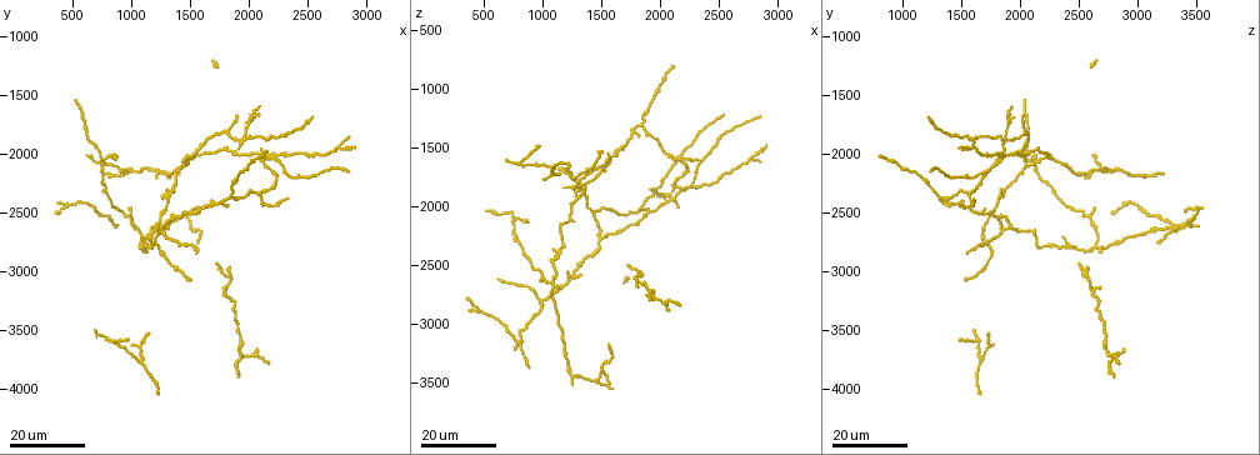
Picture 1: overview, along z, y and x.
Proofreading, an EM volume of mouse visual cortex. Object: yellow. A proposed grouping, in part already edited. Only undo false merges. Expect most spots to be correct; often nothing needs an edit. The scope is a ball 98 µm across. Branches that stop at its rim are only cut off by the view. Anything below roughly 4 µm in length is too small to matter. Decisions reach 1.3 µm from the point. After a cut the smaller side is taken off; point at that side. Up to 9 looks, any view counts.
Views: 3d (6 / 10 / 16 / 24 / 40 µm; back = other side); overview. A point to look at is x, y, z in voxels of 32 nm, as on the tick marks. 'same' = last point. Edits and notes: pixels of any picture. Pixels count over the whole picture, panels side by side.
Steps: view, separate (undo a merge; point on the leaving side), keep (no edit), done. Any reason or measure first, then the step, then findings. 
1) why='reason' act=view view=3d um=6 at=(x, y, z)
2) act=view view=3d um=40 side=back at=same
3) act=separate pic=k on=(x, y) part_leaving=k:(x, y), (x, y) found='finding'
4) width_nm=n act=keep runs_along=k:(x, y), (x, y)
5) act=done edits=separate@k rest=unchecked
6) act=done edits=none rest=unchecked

why='thick turns thin' act=view view=3d um=24 at=(1380, 2520, 1820)

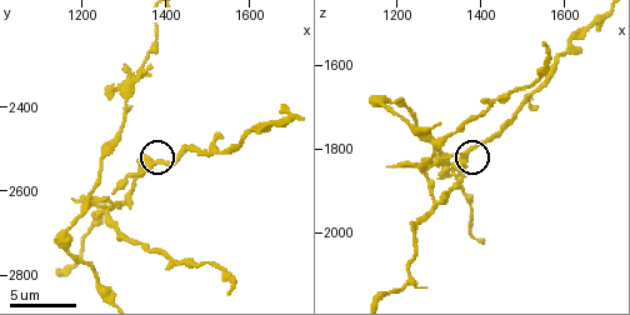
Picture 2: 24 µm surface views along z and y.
act=view view=3d um=10 at=(1375, 2535, 1795)

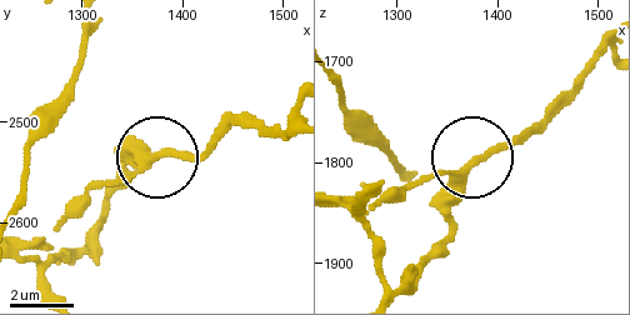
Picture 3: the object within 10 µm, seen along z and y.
act=keep runs_along=3:(608, 49), (519, 138), (474, 156), (446, 224) found='continuous, no second neuron'

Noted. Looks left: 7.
why='two arms in line, one across' act=view view=3d um=16 at=(1980, 1860, 1860)

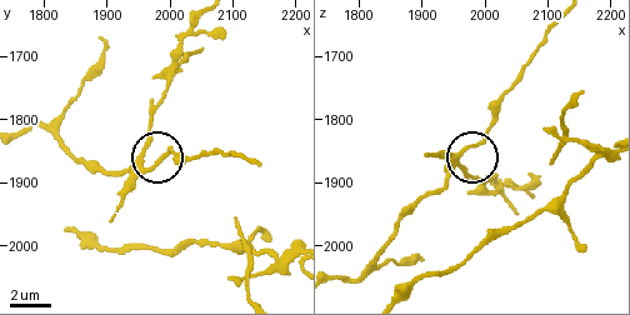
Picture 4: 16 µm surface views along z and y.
why='zoom in' act=view view=3d um=6 at=(1950, 1860, 1865)

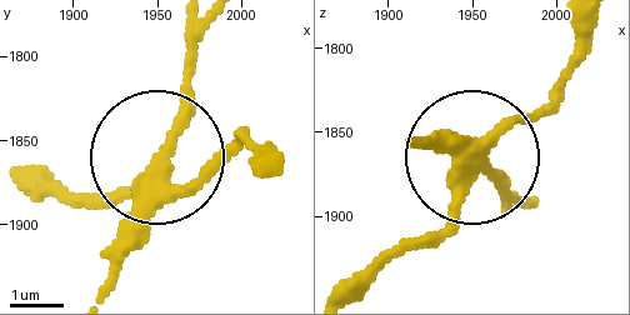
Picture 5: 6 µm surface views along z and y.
side_arm_um=11 arms=3 act=separate pic=5 on=(188, 114) found='two neurons meet here'

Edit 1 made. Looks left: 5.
why='three-way junction' act=view view=3d um=10 at=(1270, 2630, 1860)

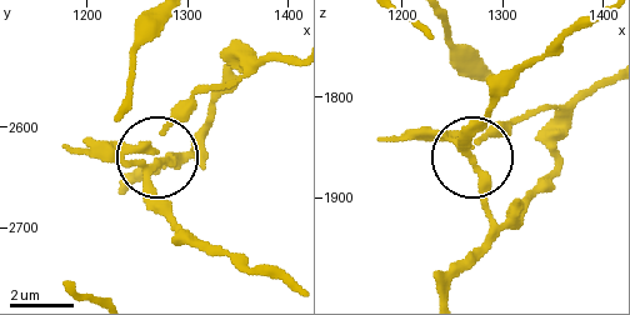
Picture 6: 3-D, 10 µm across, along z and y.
act=view view=3d um=6 at=(1268, 2638, 1862)

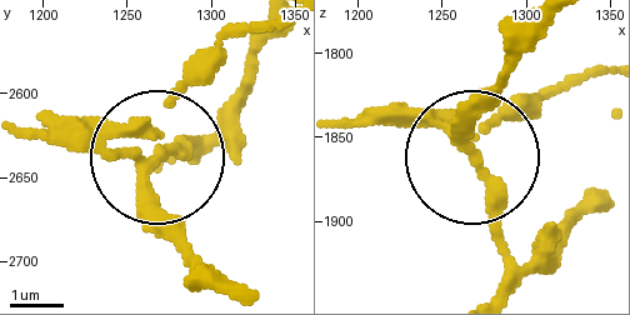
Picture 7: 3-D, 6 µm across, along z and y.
width_nm=200 act=keep found='all the same neuron'

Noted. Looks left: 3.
why='arms part here' act=view view=3d um=24 at=(1080, 2800, 2620)

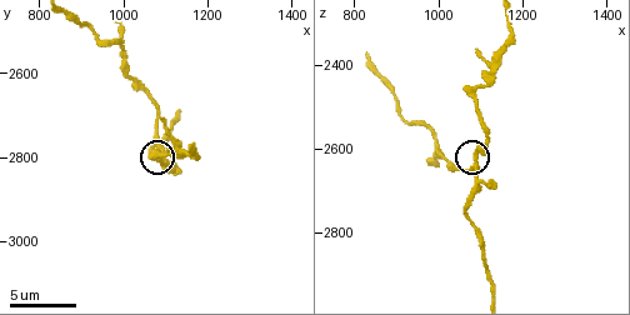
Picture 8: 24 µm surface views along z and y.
why='closer look' act=view view=3d um=6 at=(1085, 2775, 2650)

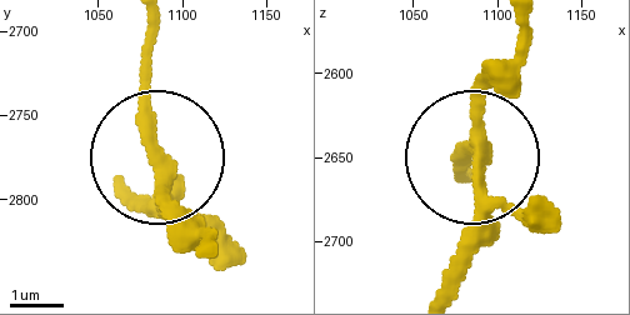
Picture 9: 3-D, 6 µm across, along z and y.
arms=3 act=keep runs_along=9:(199, 239), (163, 168), (150, 208) found='continuous, no second neuron'

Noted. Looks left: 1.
act=done edits=separate@5 rest=unchecked

